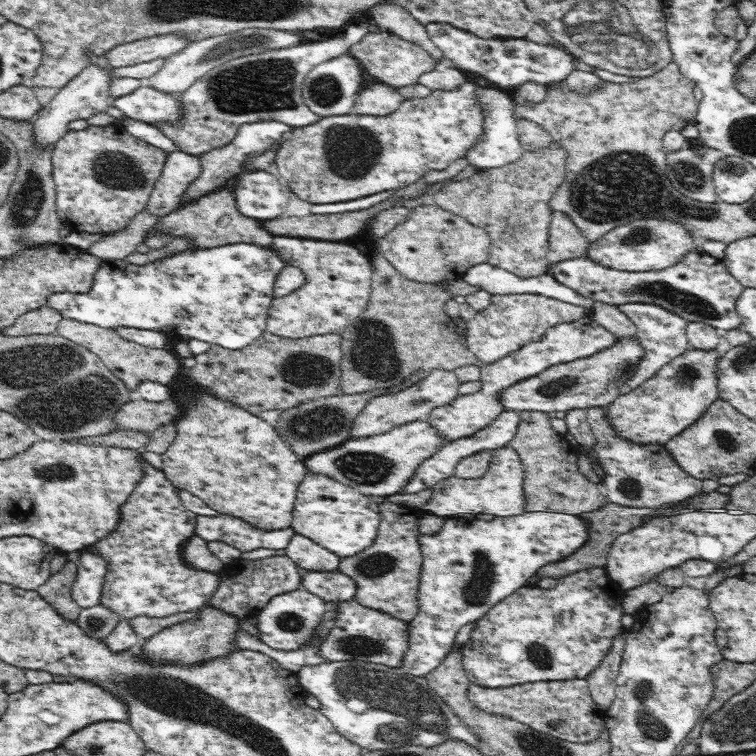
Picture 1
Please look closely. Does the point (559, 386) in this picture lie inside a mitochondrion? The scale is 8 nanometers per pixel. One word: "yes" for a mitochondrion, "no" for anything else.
yes

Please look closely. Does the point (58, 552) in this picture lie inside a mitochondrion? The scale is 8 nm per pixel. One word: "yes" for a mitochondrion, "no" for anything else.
no

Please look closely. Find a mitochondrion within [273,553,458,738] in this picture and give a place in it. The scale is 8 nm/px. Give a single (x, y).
(362, 644)

